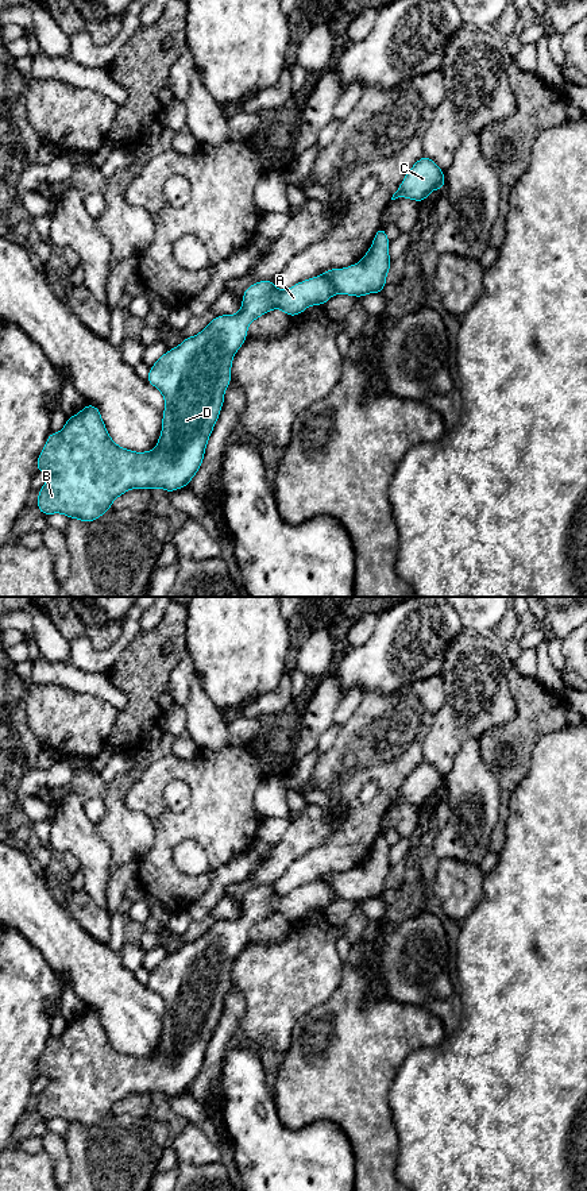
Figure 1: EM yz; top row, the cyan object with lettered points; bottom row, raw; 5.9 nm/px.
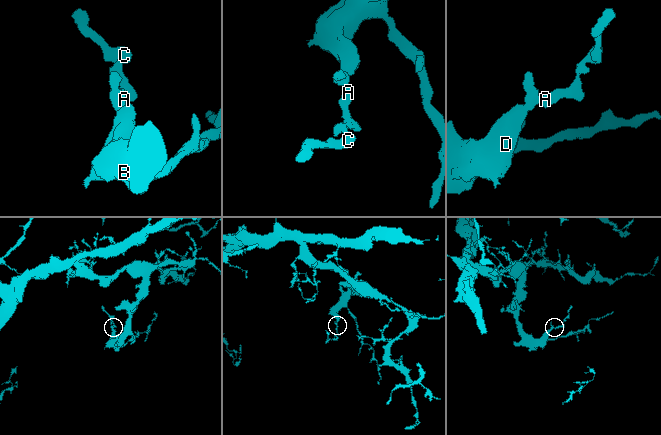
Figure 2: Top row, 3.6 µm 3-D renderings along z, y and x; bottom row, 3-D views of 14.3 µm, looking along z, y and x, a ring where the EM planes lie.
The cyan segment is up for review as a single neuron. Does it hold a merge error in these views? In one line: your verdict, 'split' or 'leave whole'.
leave whole

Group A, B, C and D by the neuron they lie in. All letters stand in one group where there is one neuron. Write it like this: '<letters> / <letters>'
A B C D

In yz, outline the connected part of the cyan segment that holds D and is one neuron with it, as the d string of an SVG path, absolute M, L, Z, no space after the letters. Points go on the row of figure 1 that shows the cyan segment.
M378 227L374 242L360 262L344 269L329 269L323 274L304 280L286 290L278 290L274 280L262 280L252 284L243 292L243 301L237 315L216 316L200 334L185 338L182 343L167 350L151 367L146 381L155 386L165 398L165 411L162 416L162 432L157 447L152 451L135 452L117 446L107 431L101 419L100 409L96 405L86 404L81 412L67 417L61 432L50 432L43 451L39 454L35 469L47 471L49 479L38 492L38 509L42 514L63 513L67 519L78 519L84 523L92 523L100 519L112 506L112 502L125 492L139 487L152 490L161 487L167 493L189 486L192 478L200 470L206 444L212 429L220 416L224 405L224 393L232 381L231 365L236 351L247 340L248 324L274 308L282 309L289 317L301 315L310 305L325 305L335 293L364 297L367 293L382 294L386 284L386 274L391 267L389 255L390 240L385 227Z

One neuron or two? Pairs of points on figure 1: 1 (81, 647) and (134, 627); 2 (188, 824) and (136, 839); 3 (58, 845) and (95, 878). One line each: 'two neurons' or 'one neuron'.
1: one neuron
2: two neurons
3: one neuron

